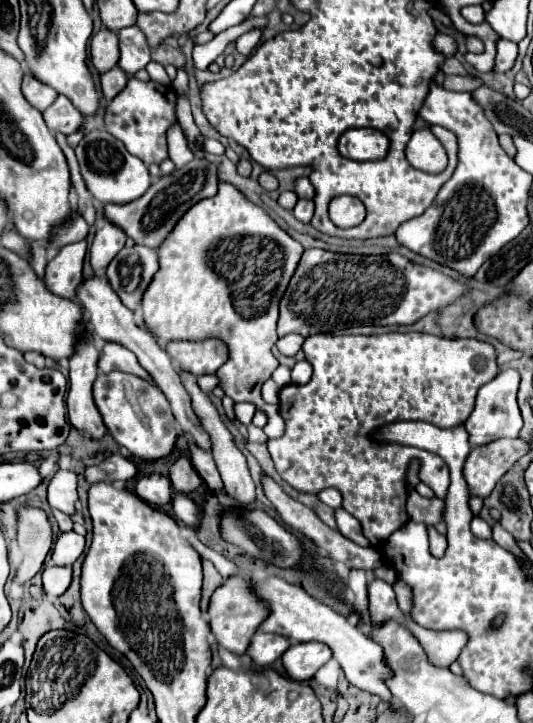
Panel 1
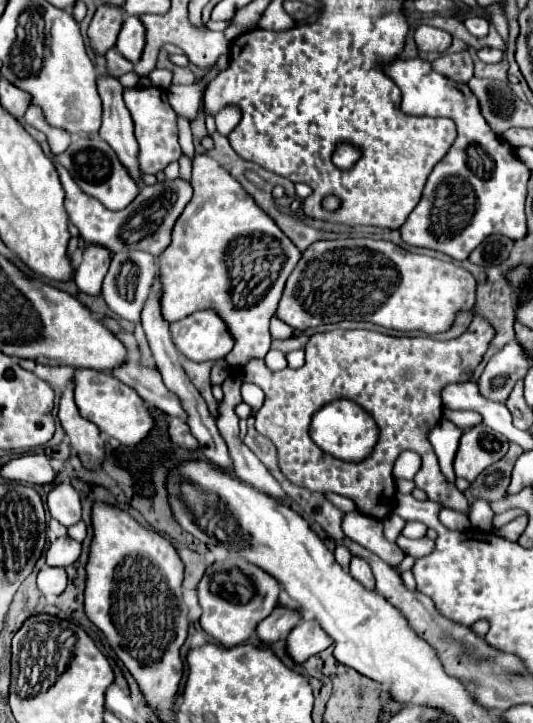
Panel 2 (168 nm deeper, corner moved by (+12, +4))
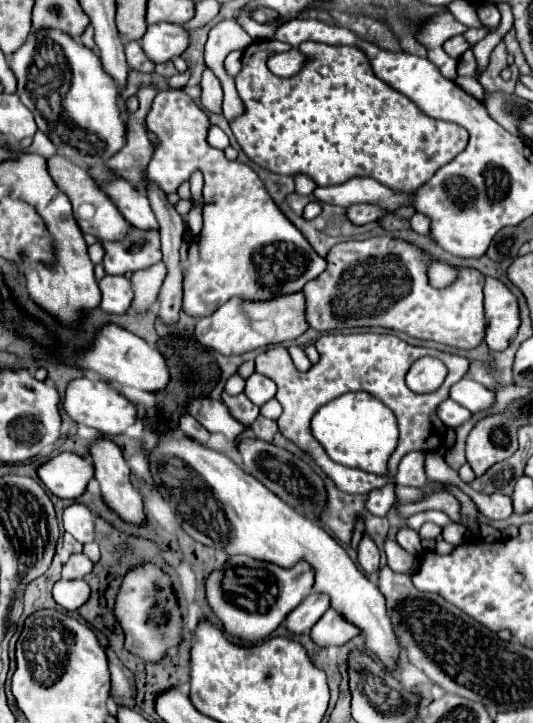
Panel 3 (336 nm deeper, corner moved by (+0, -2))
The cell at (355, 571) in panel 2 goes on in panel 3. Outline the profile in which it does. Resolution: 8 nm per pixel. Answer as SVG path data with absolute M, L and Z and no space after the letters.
M364 535L362 541L360 541L360 547L358 547L358 563L364 571L366 577L370 579L376 579L380 567L378 567L378 561L380 561L380 551L378 547Z

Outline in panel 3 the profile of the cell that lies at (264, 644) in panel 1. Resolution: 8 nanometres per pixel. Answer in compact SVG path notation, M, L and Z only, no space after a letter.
M310 593L288 617L284 619L284 627L292 635L300 635L312 629L312 625L328 611L328 597Z

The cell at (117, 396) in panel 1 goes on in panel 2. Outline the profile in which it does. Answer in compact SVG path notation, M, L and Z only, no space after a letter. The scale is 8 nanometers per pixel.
M96 369L74 371L74 403L84 419L92 421L102 433L116 437L122 445L140 443L154 425L148 407L132 387L124 385L120 379L112 377L110 373L100 373Z

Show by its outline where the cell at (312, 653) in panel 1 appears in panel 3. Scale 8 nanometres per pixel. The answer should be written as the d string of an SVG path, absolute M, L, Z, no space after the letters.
M328 609L328 613L318 619L318 623L310 629L310 639L316 647L326 649L326 647L340 647L344 643L348 643L352 637L356 637L360 631L356 631L356 627L348 627L348 623L344 623L344 619L340 619L340 615L336 617L336 611Z

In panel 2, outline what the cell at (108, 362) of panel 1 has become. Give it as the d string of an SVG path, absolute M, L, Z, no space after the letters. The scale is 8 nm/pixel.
M126 361L122 367L114 369L112 375L118 377L122 383L130 385L132 389L136 389L136 393L150 407L158 407L168 415L188 419L186 411L180 405L180 399L162 383L162 377L154 367L144 367L138 361Z

